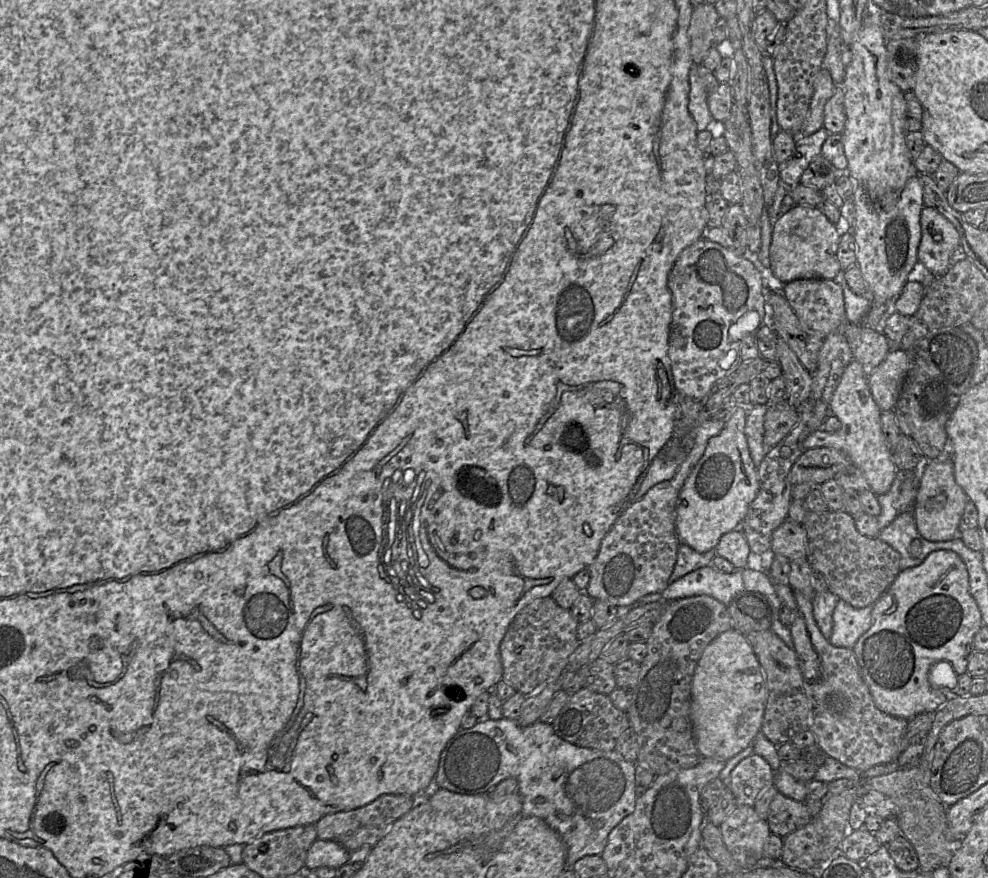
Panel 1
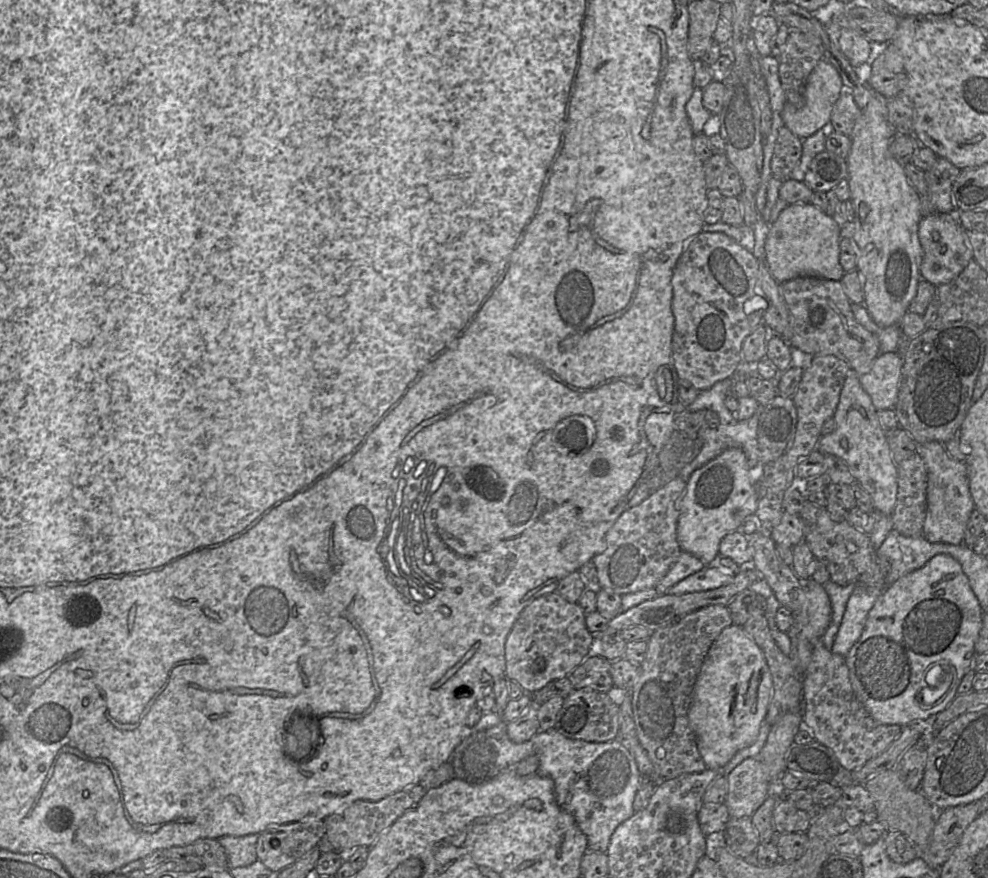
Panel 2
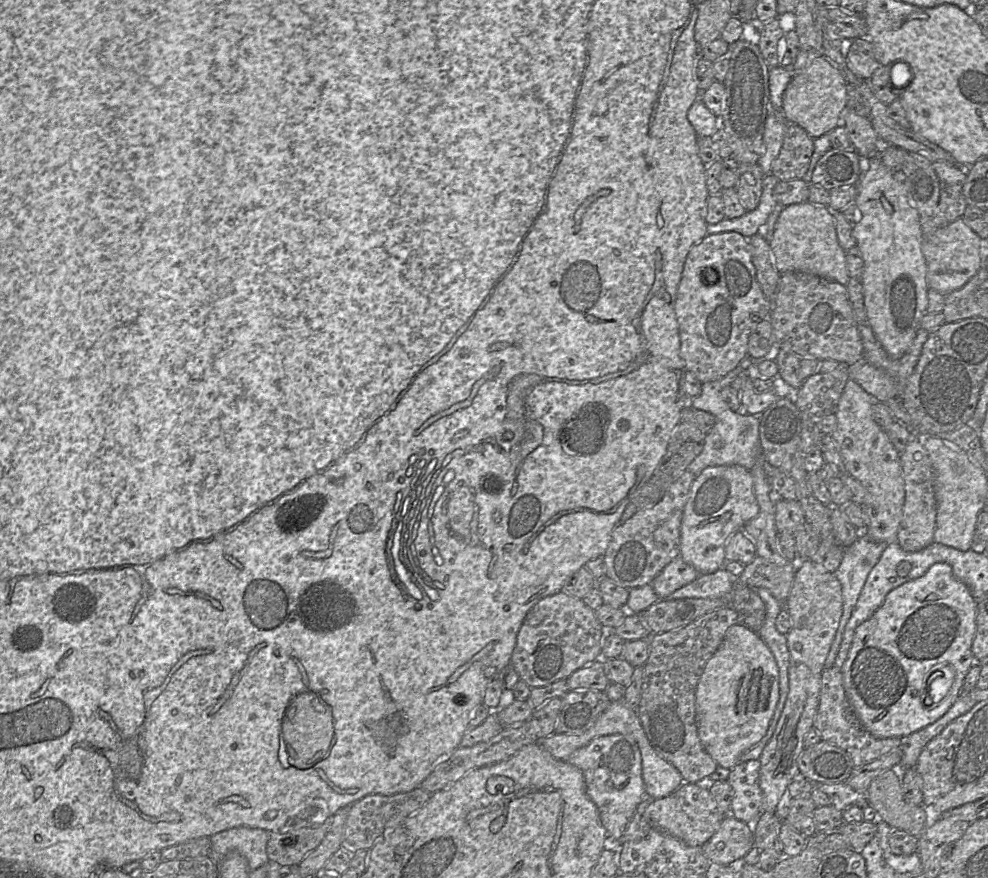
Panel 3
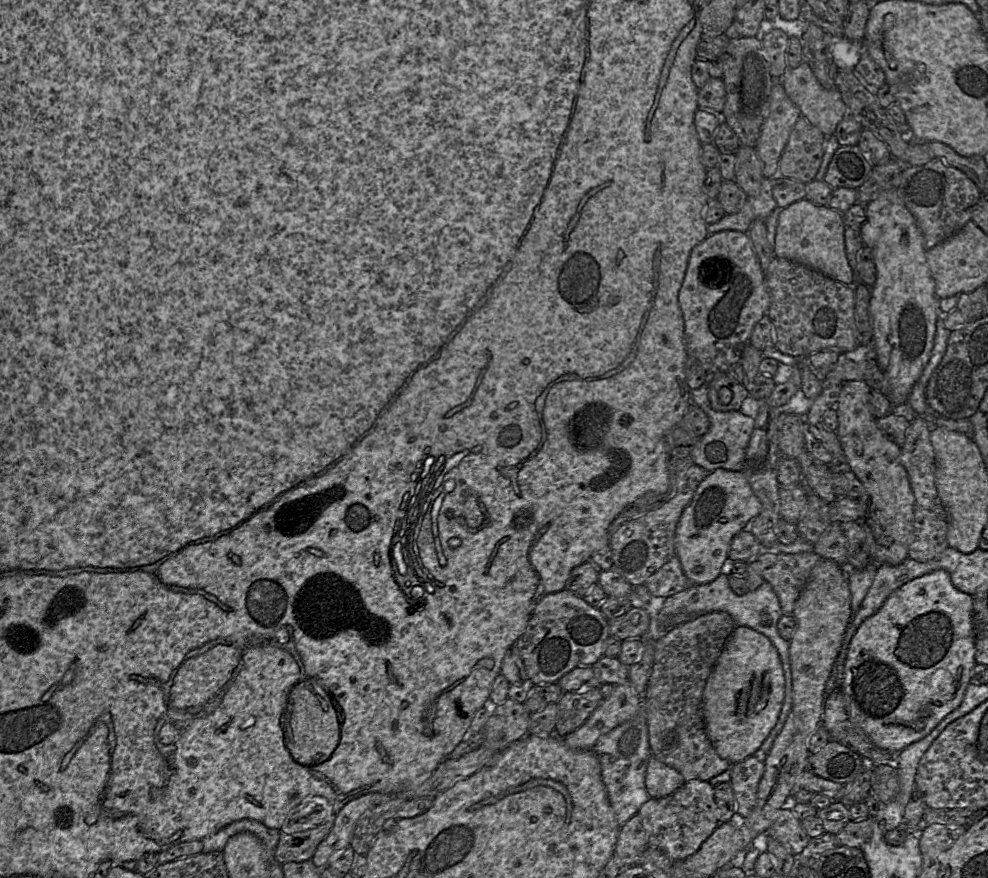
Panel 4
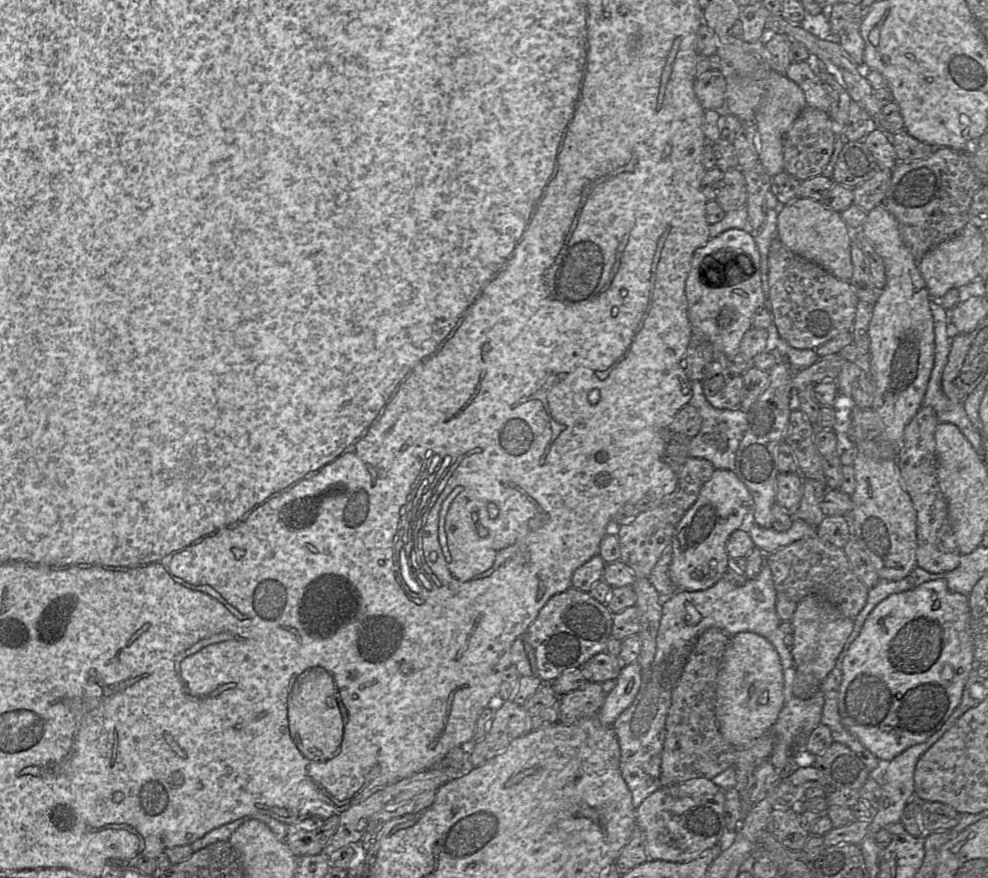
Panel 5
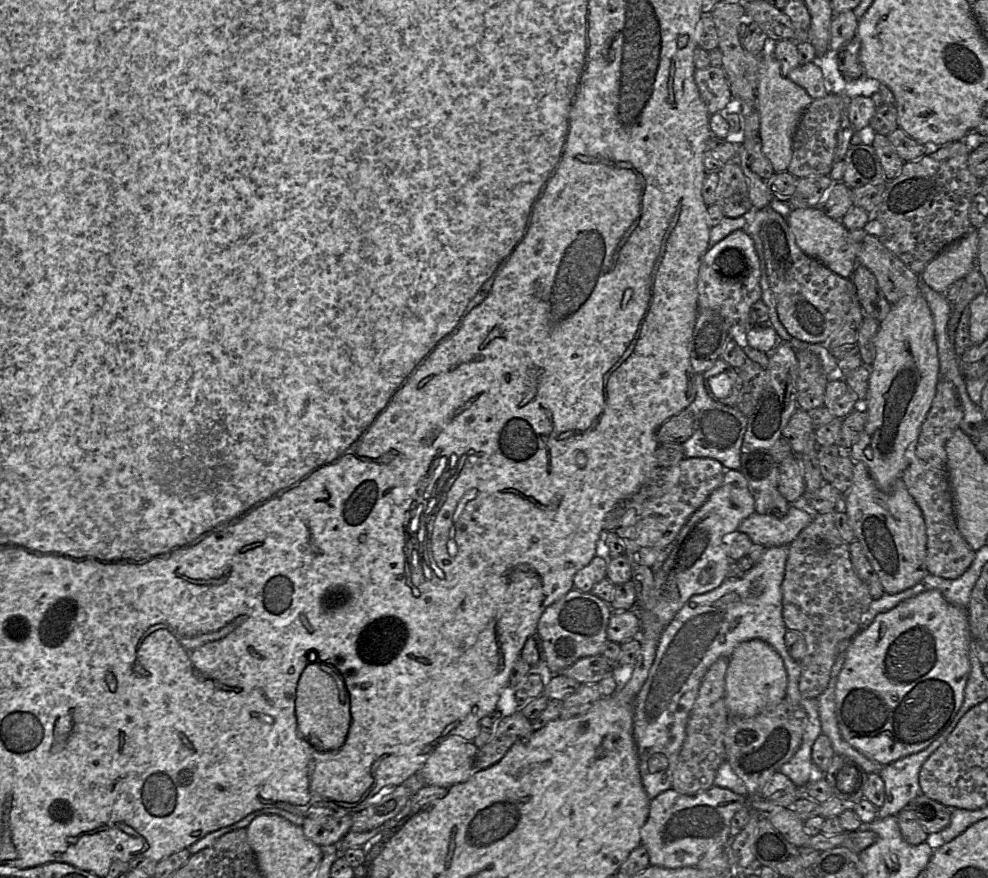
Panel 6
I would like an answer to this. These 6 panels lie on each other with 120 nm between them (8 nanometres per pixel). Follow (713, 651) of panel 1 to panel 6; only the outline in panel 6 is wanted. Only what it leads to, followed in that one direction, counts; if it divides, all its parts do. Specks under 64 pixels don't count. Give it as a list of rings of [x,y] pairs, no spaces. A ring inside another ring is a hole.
[[[754,639],[734,649],[725,675],[725,705],[729,716],[750,718],[771,710],[786,697],[786,690],[787,672],[783,660],[769,644]]]

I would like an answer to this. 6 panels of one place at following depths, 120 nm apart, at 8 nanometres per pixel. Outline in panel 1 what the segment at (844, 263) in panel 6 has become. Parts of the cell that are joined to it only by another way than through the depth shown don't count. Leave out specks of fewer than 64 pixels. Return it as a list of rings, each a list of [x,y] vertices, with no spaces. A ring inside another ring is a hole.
[[[794,205],[788,212],[773,221],[770,245],[770,267],[767,276],[777,285],[796,279],[821,278],[833,280],[843,271],[837,260],[841,227],[836,226],[814,206]]]

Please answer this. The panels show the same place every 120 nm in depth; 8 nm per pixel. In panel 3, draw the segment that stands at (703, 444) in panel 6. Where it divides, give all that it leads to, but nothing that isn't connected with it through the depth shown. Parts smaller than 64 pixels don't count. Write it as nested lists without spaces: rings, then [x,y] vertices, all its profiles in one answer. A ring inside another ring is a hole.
[[[738,365],[723,378],[703,383],[701,393],[693,398],[692,408],[709,412],[716,418],[715,425],[706,435],[703,450],[692,463],[690,463],[687,469],[696,476],[707,467],[721,465],[740,465],[747,470],[751,470],[755,465],[758,456],[761,454],[759,416],[740,415],[738,412],[731,410],[721,397],[721,391],[725,387],[731,385],[735,378],[740,374],[746,373],[742,370],[742,367]],[[716,441],[722,441],[723,446],[716,449],[714,447]]]

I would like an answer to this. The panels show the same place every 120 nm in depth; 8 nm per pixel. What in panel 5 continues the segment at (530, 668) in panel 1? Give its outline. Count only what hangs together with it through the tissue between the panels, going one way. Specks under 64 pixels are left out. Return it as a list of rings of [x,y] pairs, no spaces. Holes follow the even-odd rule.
[[[570,587],[552,596],[521,635],[534,675],[539,677],[542,683],[551,684],[566,670],[580,668],[593,656],[603,652],[611,636],[612,620],[613,613],[609,611],[607,605],[592,598],[588,592]]]

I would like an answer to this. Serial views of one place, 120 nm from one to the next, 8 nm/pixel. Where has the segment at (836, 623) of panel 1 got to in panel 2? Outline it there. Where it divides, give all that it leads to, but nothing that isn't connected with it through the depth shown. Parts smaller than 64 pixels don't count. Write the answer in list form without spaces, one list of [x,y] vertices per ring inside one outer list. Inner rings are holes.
[[[856,586],[851,594],[840,627],[834,639],[832,652],[846,657],[859,640],[865,627],[869,611],[883,591]]]

